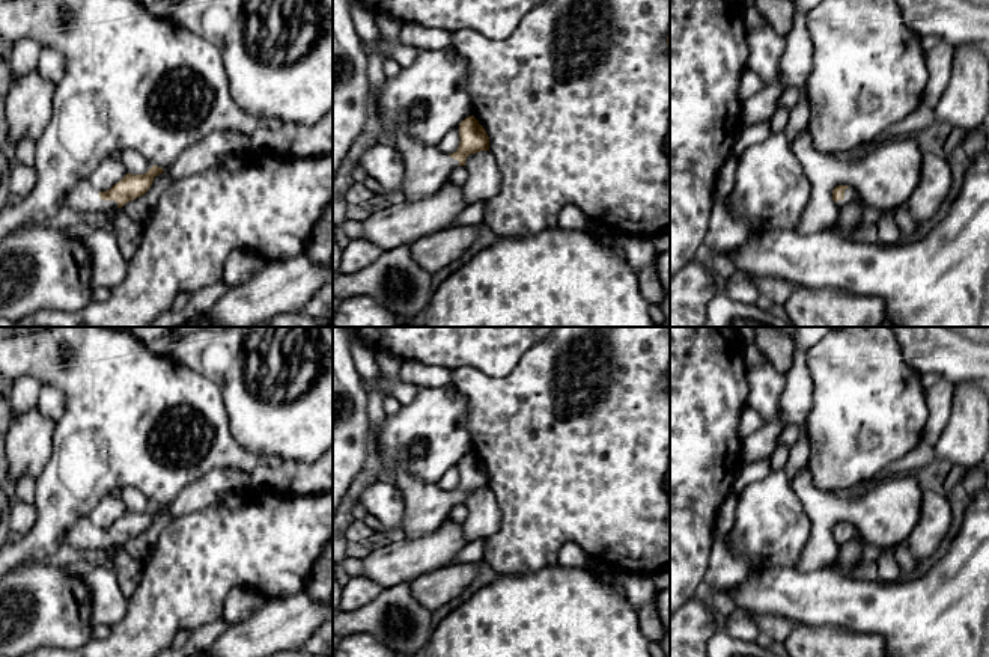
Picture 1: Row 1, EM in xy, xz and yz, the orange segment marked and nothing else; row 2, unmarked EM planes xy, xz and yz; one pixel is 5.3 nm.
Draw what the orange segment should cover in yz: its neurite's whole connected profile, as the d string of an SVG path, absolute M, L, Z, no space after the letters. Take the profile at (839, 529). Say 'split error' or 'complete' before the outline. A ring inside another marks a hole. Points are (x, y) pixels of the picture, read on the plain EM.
split error; M837 523L832 527L832 538L838 547L846 545L858 535L858 530L849 523Z

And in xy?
split error; M152 503L143 512L126 511L107 529L98 529L89 517L83 517L68 530L65 541L75 550L107 550L122 545L129 538L143 533L151 526L154 515L163 509L163 505Z

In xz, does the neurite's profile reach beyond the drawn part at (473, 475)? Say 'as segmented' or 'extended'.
extended

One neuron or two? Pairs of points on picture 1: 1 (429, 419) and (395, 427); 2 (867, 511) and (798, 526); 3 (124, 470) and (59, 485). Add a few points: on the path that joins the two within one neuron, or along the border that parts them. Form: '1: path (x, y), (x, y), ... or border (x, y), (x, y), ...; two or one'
1: path (420, 427), (404, 427); one
2: border (794, 491), (810, 522), (810, 540), (801, 558); two
3: path (107, 470), (85, 470), (76, 479); one

